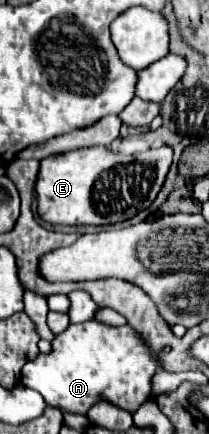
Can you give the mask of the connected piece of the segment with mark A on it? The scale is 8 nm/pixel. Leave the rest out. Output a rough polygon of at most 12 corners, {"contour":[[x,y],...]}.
{"contour":[[84,321],[20,381],[86,415],[134,413],[158,363],[128,325]]}

